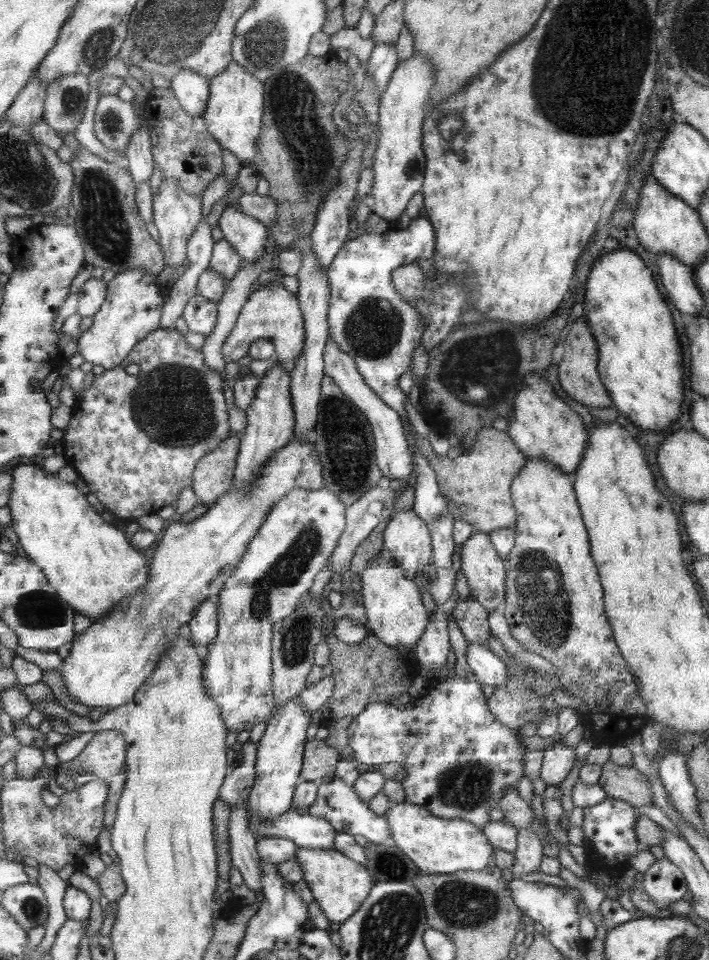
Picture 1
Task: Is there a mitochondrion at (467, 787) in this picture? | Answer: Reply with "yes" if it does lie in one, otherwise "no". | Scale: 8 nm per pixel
yes

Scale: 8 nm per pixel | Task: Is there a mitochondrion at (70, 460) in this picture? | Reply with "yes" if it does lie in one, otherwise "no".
no

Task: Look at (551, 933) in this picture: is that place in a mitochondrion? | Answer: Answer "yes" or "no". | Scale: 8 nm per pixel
no

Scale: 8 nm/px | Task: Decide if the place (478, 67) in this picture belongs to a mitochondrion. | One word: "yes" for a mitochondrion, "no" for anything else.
no

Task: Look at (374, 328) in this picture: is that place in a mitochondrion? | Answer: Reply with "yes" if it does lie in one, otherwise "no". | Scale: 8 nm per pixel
yes

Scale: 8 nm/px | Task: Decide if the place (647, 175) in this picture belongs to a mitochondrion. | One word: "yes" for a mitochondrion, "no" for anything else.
no

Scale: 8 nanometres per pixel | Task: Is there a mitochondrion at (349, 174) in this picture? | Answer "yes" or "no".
yes

